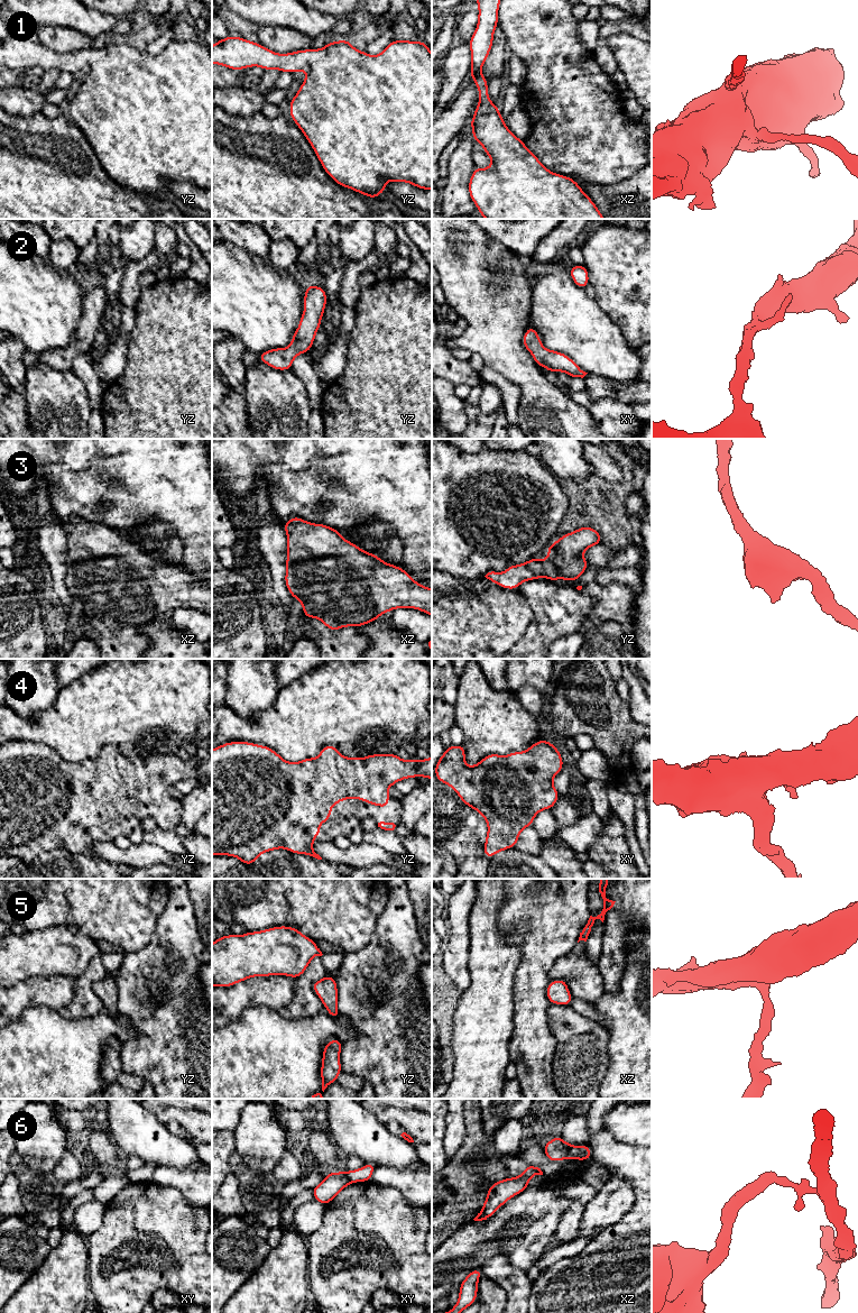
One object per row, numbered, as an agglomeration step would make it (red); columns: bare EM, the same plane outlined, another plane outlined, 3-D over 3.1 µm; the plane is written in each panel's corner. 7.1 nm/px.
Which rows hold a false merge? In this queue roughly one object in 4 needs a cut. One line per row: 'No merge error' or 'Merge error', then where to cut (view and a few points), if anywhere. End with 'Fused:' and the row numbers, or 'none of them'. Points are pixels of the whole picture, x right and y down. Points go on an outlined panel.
1: No merge error. No split
2: No merge error. No split
3: No merge error. No split
4: No merge error. No split
5: No merge error. No split
6: Merge error. Split along xz (572, 1146), (566, 1157)
Fused: 6

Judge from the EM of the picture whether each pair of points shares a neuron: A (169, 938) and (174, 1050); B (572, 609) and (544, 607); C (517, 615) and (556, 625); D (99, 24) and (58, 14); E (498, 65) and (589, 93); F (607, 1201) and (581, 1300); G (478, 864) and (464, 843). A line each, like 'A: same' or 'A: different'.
A: same
B: same
C: different
D: same
E: different
F: different
G: same

